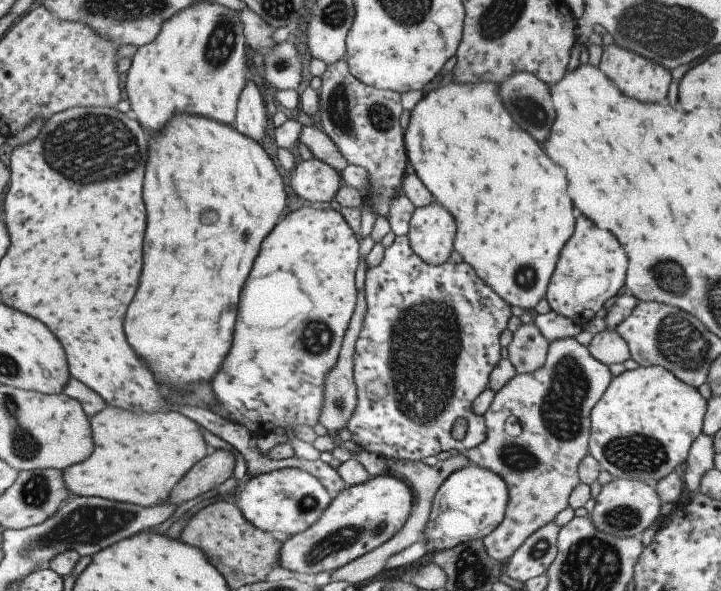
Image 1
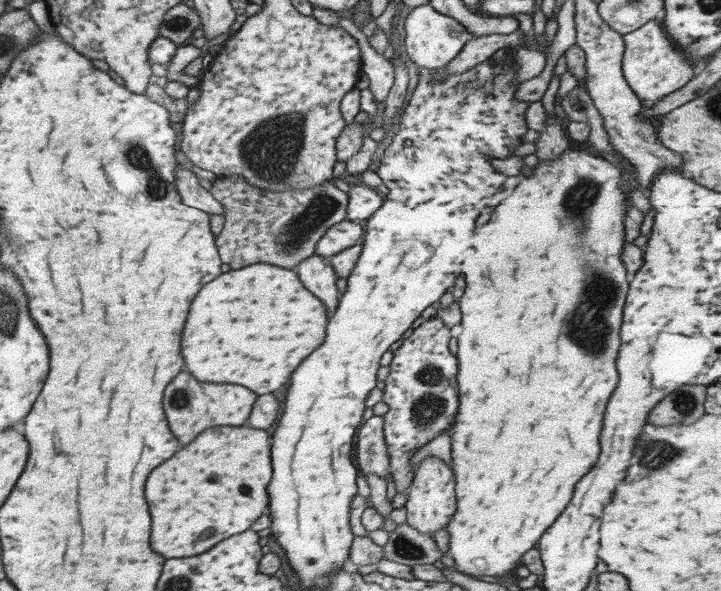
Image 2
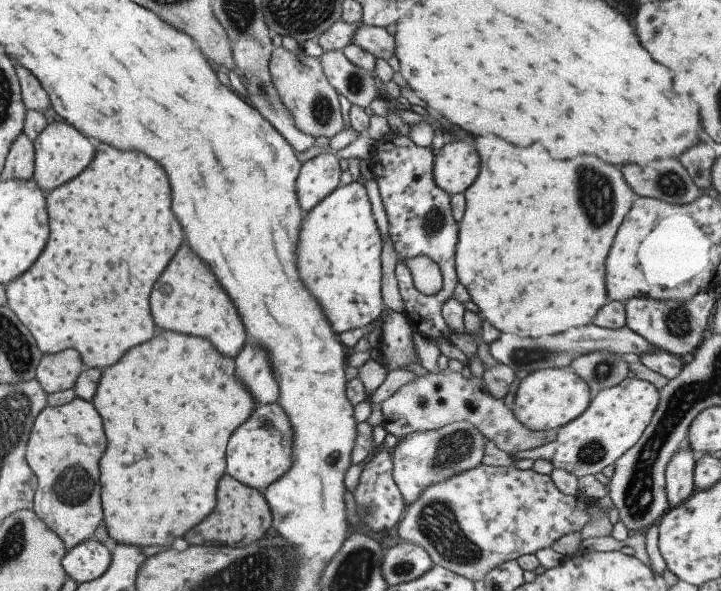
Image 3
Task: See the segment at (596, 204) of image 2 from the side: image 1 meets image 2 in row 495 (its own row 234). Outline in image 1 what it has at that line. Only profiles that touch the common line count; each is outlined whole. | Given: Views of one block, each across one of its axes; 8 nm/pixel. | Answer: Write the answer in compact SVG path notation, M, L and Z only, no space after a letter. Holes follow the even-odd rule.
M479 82L479 84L449 84L437 88L436 84L429 86L422 96L421 100L411 108L409 112L409 120L403 131L403 148L405 148L405 156L407 161L413 167L415 176L419 178L419 182L423 186L427 186L427 190L431 192L432 199L437 200L443 208L449 210L449 214L455 218L455 236L453 239L452 249L461 256L462 261L466 262L475 271L475 274L483 281L493 292L503 299L509 306L517 306L523 311L533 314L533 306L545 296L545 290L554 272L555 262L559 256L559 252L563 248L563 244L567 242L567 238L573 234L573 226L575 226L575 218L573 218L573 204L571 198L567 194L567 180L561 172L561 168L551 162L537 146L537 142L523 132L513 120L511 116L505 112L505 108L501 106L497 94L495 94L495 84L487 84L487 82Z

